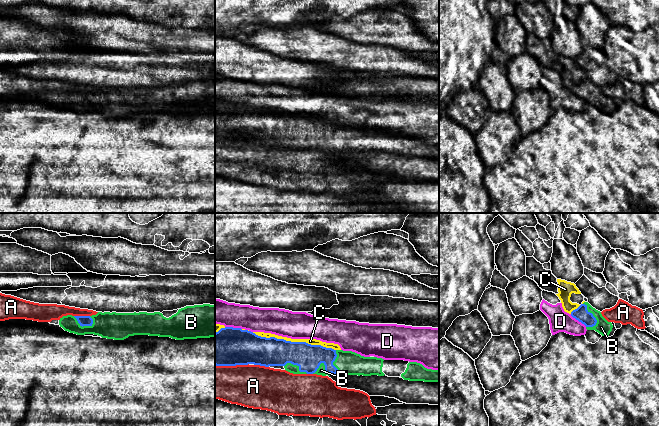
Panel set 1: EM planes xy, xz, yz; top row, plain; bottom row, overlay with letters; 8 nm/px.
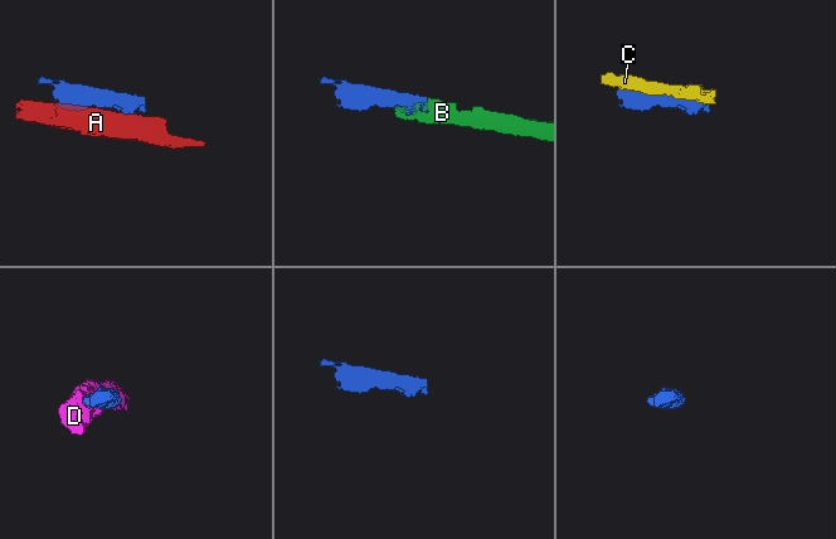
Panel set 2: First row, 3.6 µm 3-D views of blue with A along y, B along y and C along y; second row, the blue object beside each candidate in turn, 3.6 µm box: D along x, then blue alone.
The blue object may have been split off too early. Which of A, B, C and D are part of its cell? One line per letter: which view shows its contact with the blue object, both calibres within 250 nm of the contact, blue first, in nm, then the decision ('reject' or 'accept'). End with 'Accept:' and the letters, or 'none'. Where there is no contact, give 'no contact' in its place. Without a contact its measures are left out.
A: xz | 300/340 nm | reject
B: xz | 220/60 nm | accept
C: xz | 220/50 nm | reject
D: xz | 300/200 nm | reject
Accept: B

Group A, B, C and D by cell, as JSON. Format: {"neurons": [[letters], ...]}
{"neurons": [["A"], ["B"], ["C"], ["D"]]}

